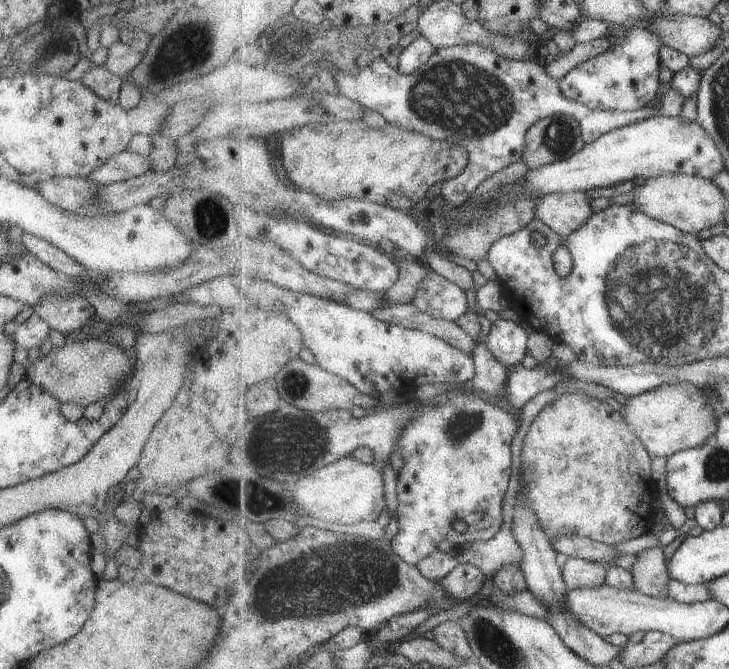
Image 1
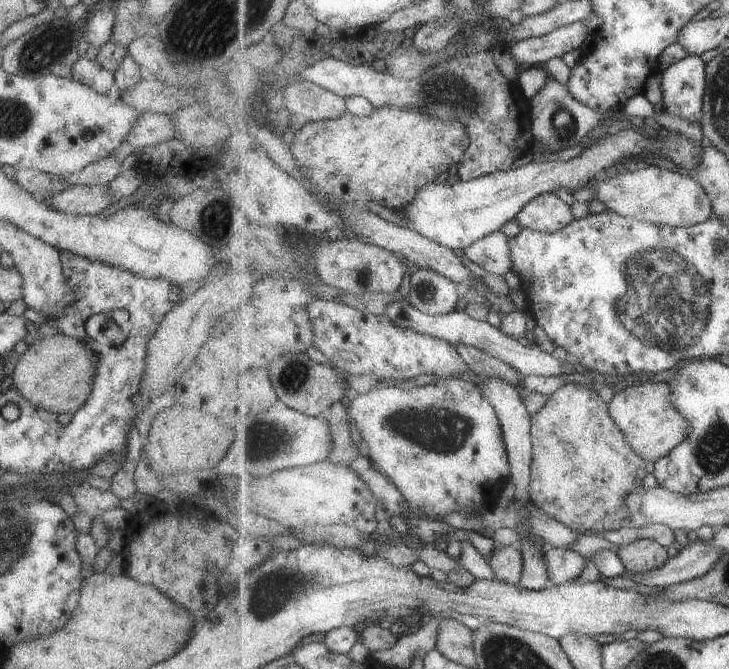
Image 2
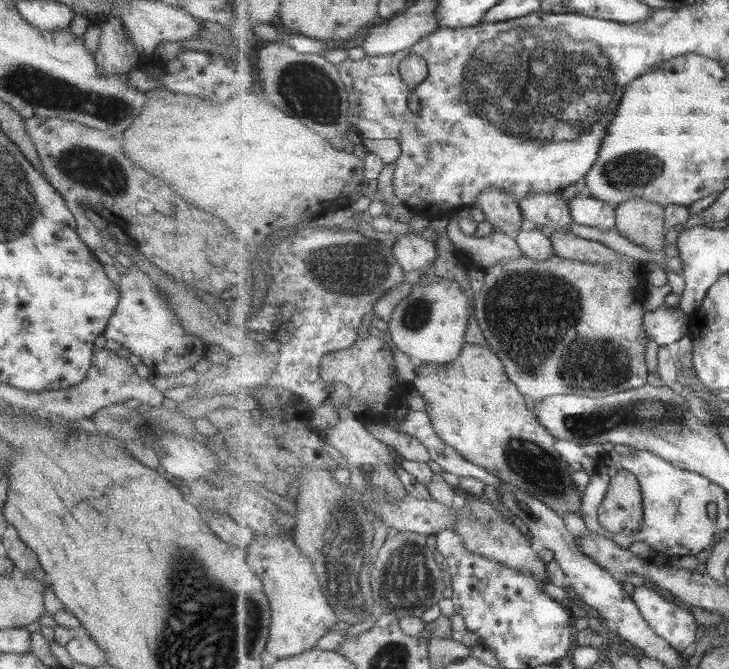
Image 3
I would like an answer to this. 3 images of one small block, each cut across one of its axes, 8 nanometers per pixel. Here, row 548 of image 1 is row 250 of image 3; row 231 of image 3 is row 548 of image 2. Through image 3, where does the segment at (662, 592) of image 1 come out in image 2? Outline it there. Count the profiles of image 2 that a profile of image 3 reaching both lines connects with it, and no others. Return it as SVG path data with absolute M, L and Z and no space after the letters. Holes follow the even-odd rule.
M636 540L620 545L618 553L628 573L645 574L661 568L670 558L667 547L655 540Z

